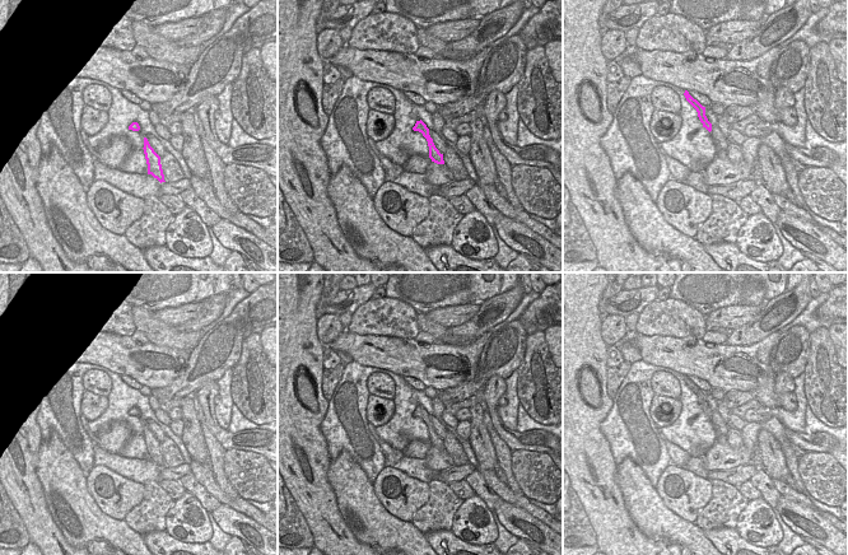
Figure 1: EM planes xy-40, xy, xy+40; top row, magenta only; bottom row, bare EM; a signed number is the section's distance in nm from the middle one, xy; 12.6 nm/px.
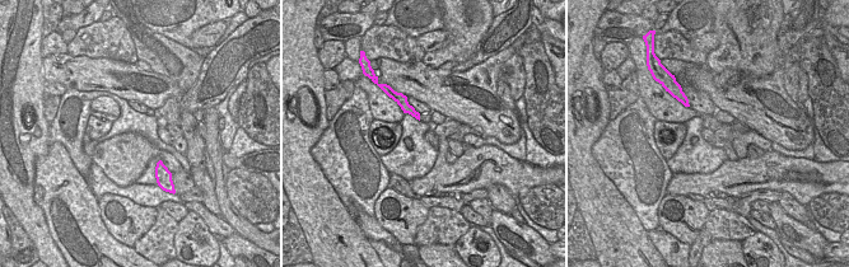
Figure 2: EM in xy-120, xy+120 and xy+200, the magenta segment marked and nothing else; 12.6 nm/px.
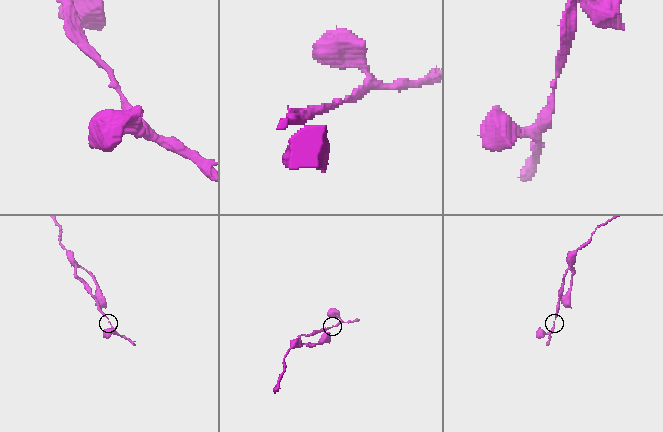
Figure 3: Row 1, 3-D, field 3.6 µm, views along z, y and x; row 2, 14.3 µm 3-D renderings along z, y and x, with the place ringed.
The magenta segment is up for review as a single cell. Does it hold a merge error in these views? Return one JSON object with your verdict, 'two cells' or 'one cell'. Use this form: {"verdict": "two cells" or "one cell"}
{"verdict": "one cell"}

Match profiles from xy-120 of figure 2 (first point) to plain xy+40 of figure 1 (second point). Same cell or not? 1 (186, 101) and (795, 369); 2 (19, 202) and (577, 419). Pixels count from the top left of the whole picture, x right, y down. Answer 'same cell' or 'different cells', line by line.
1: same cell
2: same cell

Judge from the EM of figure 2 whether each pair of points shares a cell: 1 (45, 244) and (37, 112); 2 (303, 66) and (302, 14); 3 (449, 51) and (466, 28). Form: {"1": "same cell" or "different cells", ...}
{"1": "same cell", "2": "same cell", "3": "same cell"}

